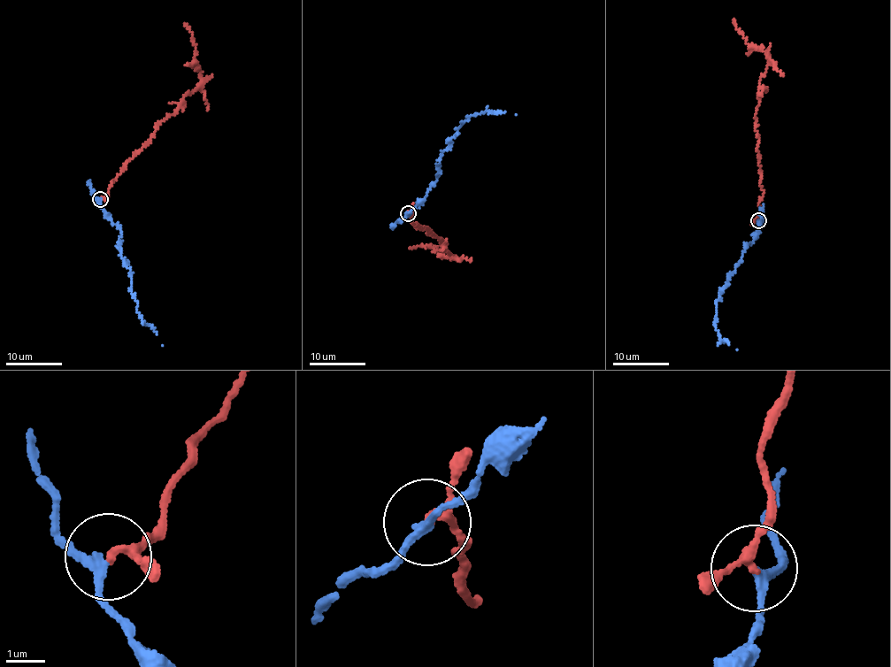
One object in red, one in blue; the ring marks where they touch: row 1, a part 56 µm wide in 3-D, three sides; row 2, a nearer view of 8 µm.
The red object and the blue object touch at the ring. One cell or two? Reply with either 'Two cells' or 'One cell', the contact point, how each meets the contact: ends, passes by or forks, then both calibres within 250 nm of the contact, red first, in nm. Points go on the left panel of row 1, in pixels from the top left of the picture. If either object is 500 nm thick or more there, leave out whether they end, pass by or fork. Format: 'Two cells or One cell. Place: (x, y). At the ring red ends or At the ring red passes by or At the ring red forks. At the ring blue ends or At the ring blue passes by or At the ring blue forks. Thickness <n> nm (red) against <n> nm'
Two cells. Place: (100, 199). At the ring red passes by. At the ring blue passes by. Thickness 180 nm (red) against 200 nm

